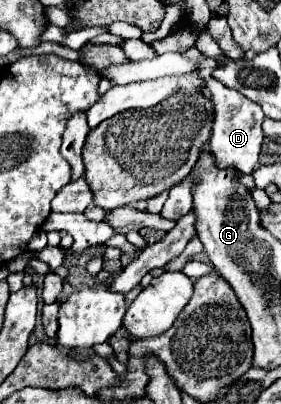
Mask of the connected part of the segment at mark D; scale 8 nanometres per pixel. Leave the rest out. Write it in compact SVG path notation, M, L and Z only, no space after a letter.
M192 47L182 52L187 59L198 60L200 63L199 75L206 82L206 89L210 91L210 97L214 101L214 129L212 129L212 139L210 139L210 151L216 159L216 167L232 167L242 171L244 175L252 173L258 167L258 155L260 155L260 145L262 145L262 119L264 113L260 105L248 101L240 91L228 89L218 80L211 77L211 72L216 68L216 62L204 56L196 47Z

